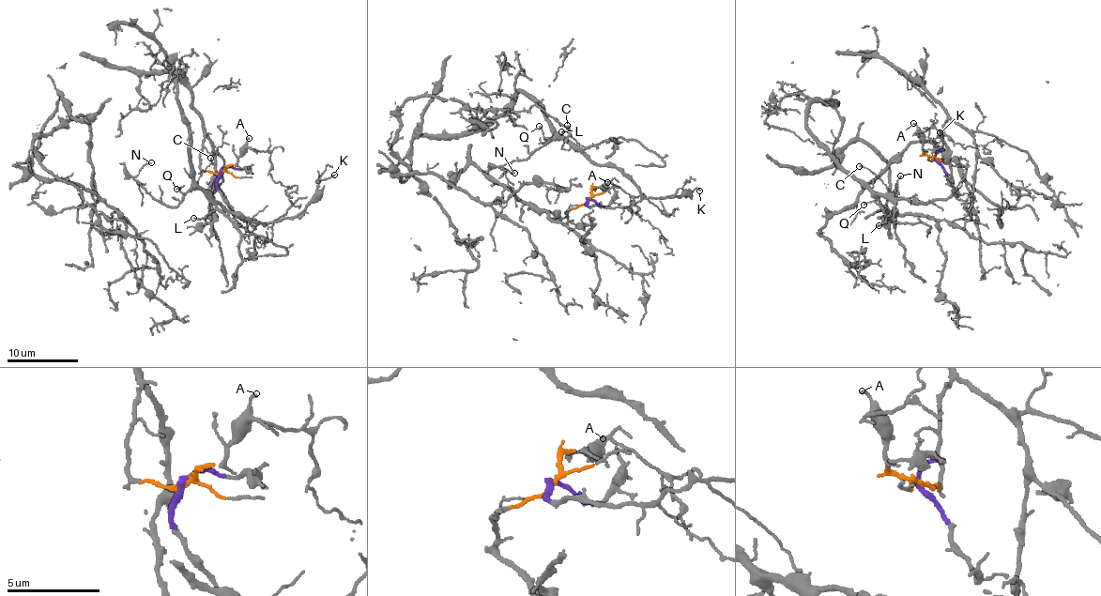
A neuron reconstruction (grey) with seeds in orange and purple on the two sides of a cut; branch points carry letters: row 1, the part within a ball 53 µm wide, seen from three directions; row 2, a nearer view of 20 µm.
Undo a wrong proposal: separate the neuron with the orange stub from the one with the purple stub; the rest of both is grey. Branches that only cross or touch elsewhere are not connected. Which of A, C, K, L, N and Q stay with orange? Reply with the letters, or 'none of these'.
A

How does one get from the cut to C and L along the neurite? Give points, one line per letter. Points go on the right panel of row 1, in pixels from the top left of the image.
C: (936, 159), (947, 185), (958, 194), (922, 204), (889, 193), (876, 175), (859, 166)
L: (936, 159), (944, 170), (947, 185), (957, 196), (958, 194), (922, 204), (897, 199), (895, 206), (878, 226)

